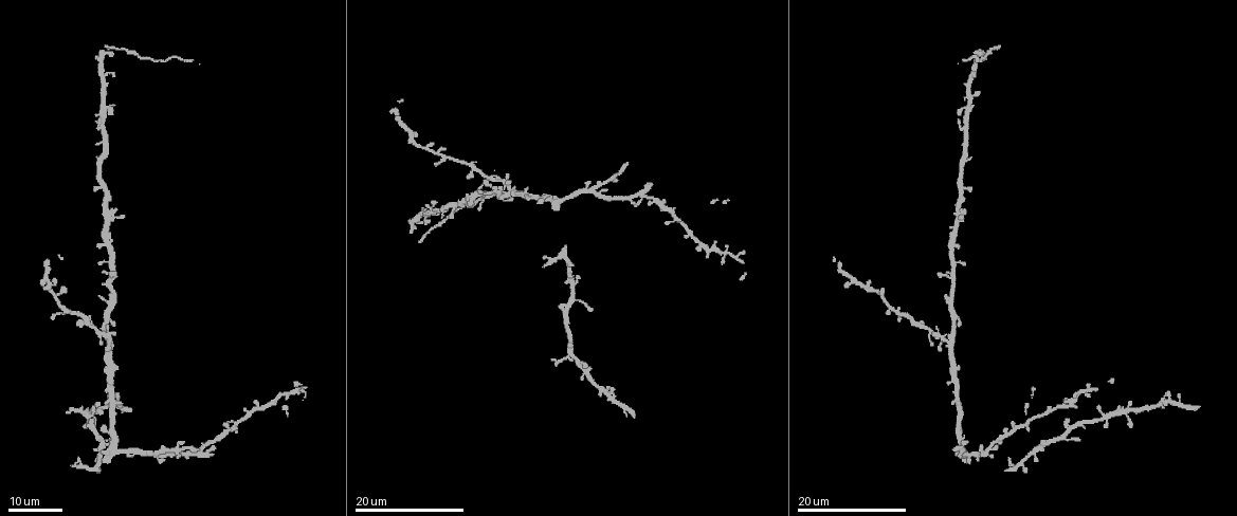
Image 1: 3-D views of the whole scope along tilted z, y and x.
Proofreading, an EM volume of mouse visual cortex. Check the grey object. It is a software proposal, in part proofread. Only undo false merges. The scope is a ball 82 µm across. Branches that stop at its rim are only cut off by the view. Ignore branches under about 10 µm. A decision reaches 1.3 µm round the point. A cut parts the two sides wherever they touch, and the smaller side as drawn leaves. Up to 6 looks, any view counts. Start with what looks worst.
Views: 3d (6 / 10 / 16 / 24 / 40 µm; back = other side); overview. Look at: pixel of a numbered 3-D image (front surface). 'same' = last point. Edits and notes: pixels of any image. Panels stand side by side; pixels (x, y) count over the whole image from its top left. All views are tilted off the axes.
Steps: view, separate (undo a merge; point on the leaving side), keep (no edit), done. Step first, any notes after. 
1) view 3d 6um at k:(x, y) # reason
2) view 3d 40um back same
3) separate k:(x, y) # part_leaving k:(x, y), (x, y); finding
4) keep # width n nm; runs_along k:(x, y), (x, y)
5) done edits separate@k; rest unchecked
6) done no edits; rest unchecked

view 3d 16um at 1:(692, 235) # sudden change in width

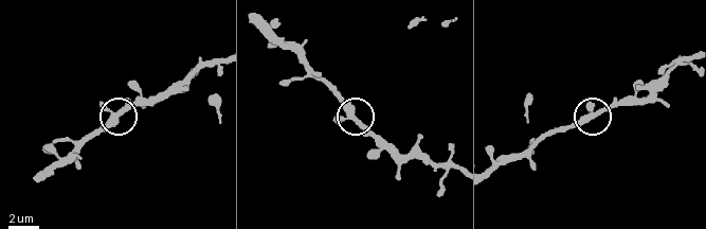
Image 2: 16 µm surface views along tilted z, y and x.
view 3d 10um at 2:(596, 117)

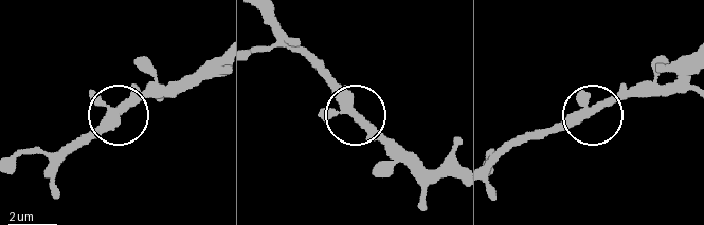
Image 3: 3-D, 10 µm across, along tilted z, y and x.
keep # arms 3; runs_along 3:(56, 158), (104, 129), (141, 97), (154, 76); one cell here

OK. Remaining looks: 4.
view 3d 16um at 1:(949, 341) # small branch off a trunk

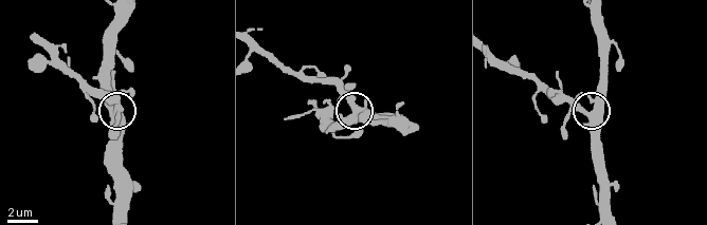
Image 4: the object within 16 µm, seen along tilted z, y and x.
view 3d 10um at 4:(354, 106) # zoom in

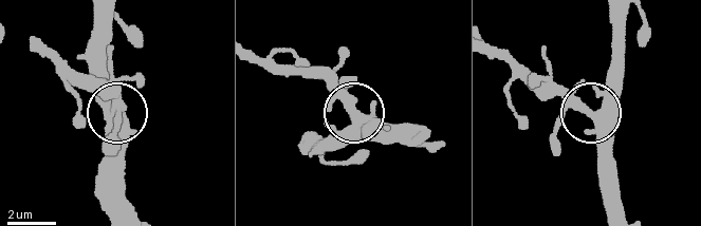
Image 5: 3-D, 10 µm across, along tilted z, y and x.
keep # width 410 nm; runs_along 5:(620, 82), (591, 111), (570, 105), (541, 82); one cell here

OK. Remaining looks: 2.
view 3d 16um at 1:(970, 77) # three arms meet

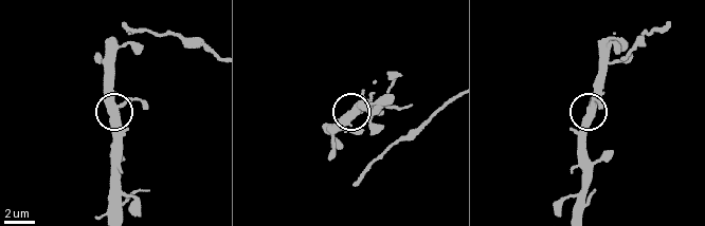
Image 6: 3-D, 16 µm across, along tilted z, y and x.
view 3d 10um at 6:(589, 109) # closer look

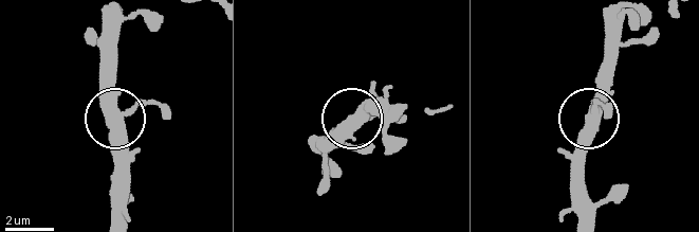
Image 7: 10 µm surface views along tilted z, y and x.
keep # runs_along 7:(583, 217), (583, 131), (604, 65), (617, 49); one cell here

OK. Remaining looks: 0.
done no edits; rest unchecked

